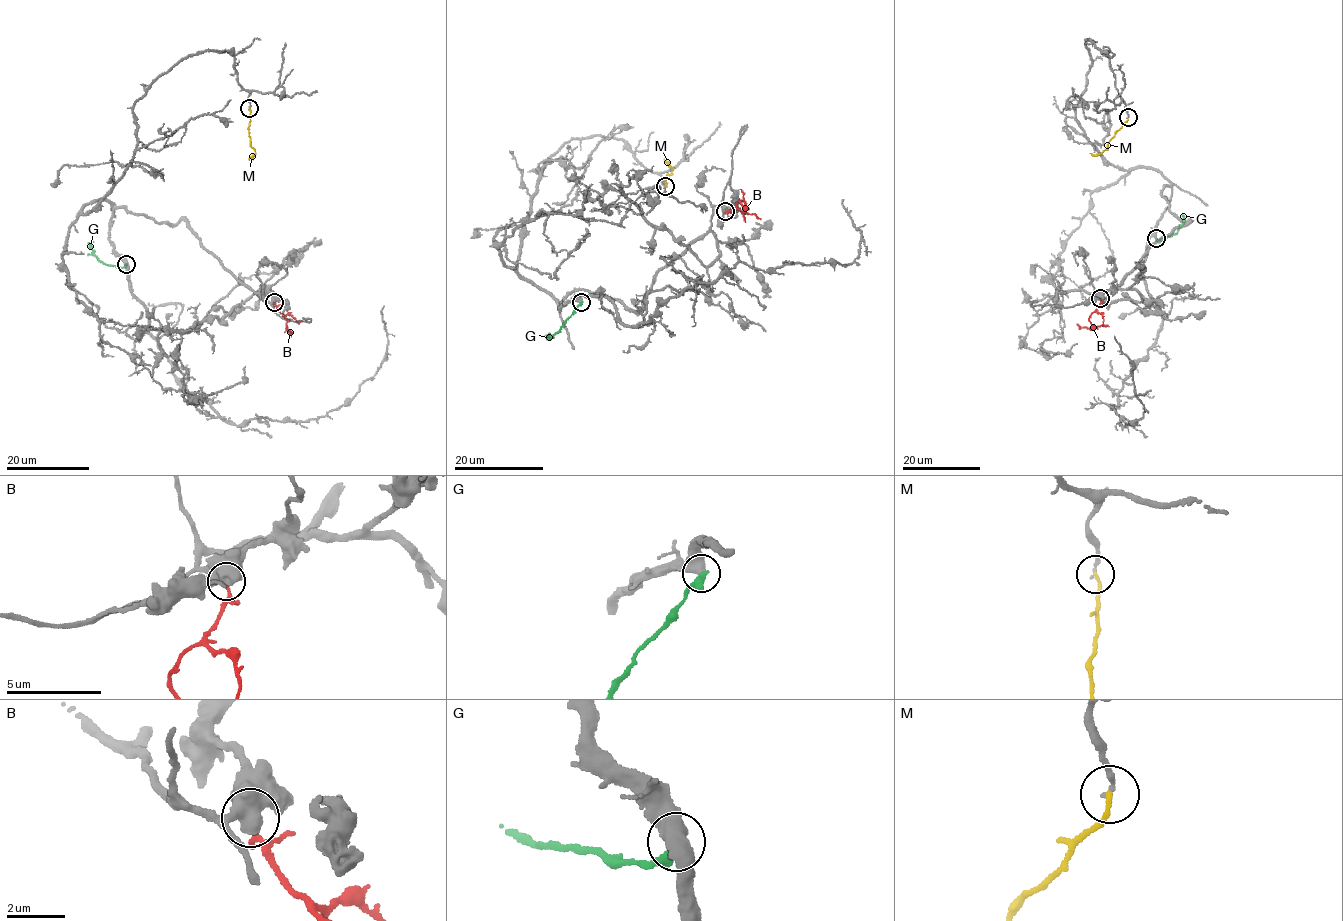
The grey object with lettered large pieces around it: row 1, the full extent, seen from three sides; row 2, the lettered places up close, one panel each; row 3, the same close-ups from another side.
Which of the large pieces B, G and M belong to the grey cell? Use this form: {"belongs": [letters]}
{"belongs": ["M"]}

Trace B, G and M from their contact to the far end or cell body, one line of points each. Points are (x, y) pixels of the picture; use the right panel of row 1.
B: (1100, 298), (1089, 316), (1090, 328), (1081, 328), (1076, 323)
G: (1156, 237), (1158, 240), (1175, 234), (1182, 221), (1181, 214)
M: (1128, 117), (1102, 152), (1090, 153)

